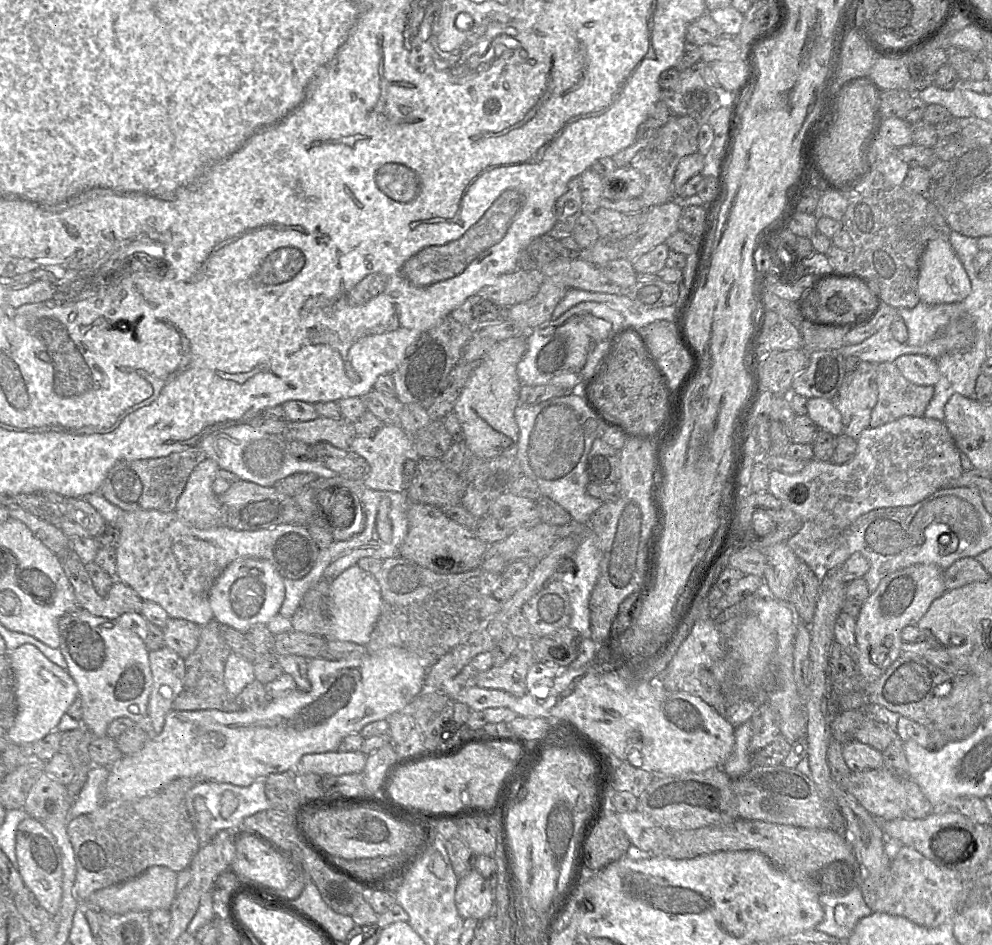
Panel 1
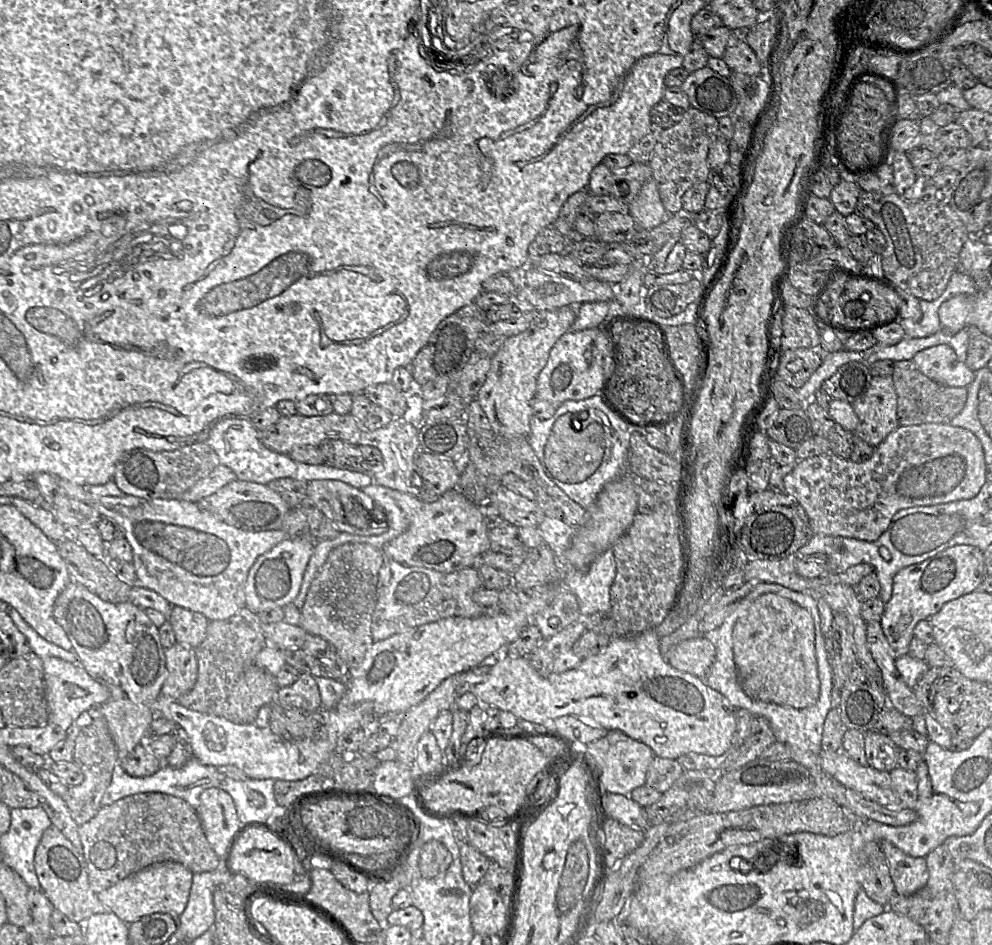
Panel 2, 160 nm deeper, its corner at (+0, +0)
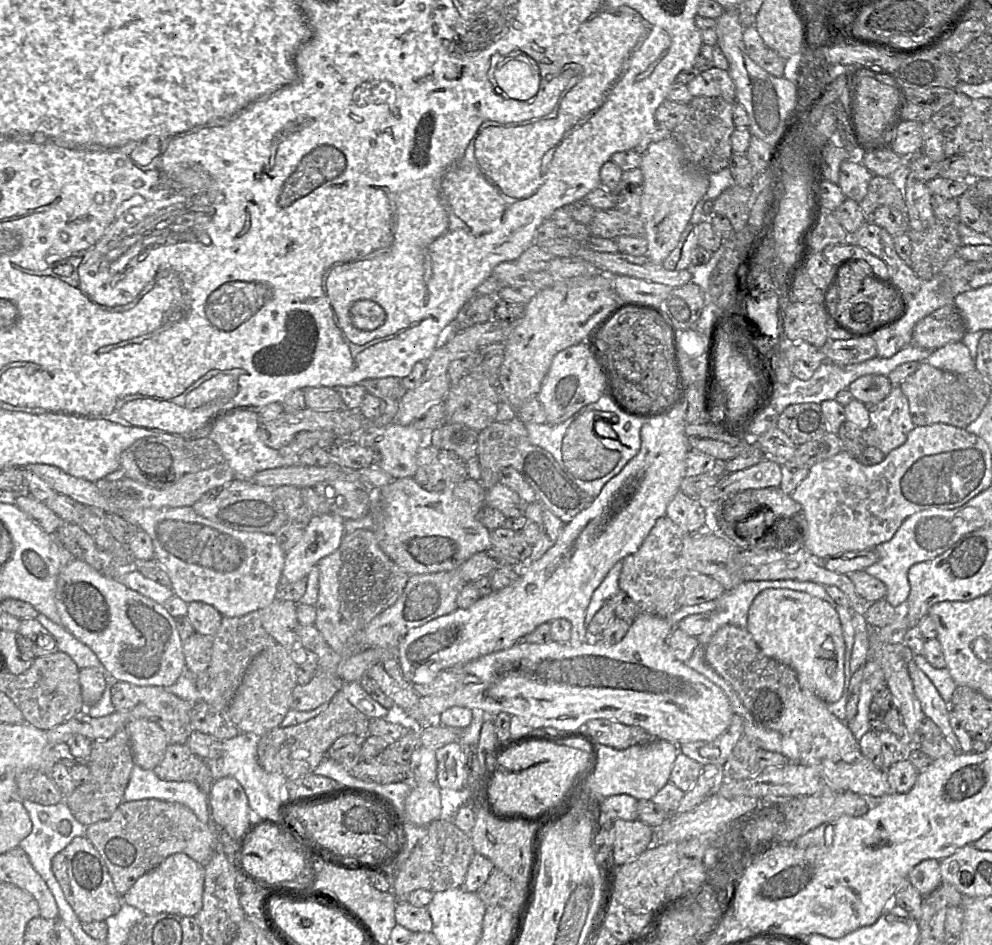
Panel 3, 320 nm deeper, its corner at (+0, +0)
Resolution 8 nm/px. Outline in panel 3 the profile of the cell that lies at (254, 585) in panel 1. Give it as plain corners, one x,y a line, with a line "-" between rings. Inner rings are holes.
332,513
313,516
299,542
285,553
280,586
306,578
322,558
333,553
346,534
344,522
341,516

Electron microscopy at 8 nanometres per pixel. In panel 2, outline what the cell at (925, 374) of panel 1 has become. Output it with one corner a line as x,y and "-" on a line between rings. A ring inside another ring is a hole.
946,344
919,351
912,360
924,375
945,386
967,387
975,378
975,372
965,362
960,361
954,349

